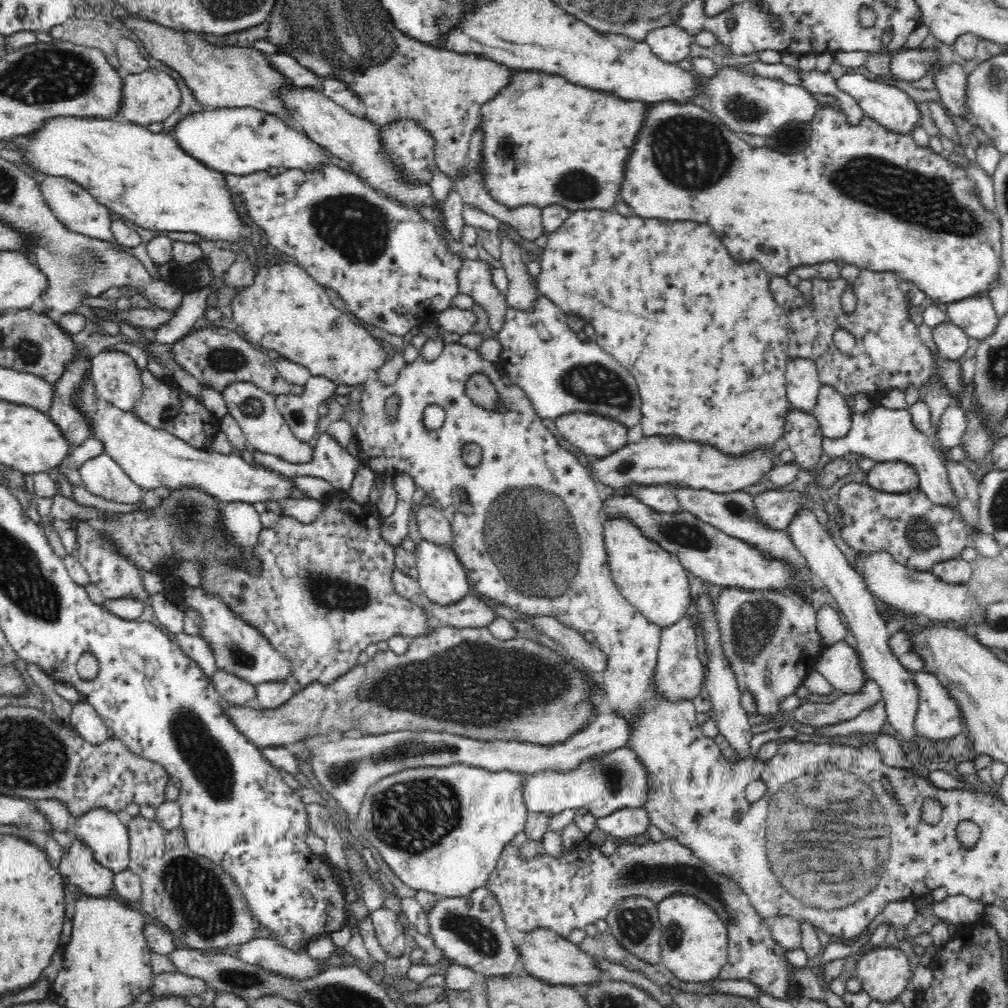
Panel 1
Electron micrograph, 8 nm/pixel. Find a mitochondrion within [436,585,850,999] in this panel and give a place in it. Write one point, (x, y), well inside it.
(639, 872)

